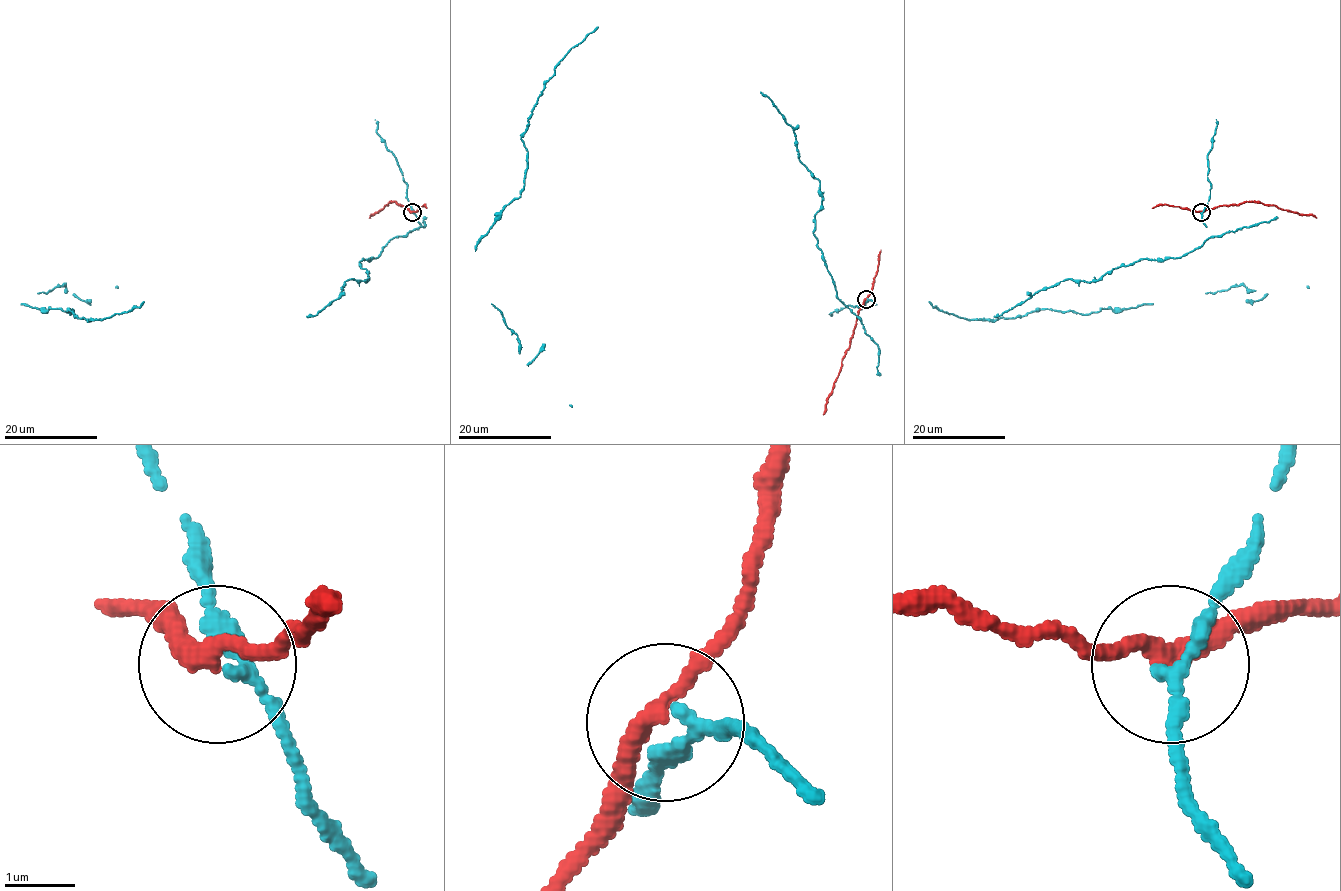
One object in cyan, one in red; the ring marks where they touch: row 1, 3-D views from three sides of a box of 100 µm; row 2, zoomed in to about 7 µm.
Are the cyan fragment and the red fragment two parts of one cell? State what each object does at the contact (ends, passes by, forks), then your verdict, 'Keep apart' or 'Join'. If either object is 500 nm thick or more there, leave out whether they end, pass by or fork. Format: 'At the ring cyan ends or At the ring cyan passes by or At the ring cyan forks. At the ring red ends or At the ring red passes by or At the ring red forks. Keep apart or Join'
At the ring cyan passes by. At the ring red passes by. Keep apart

